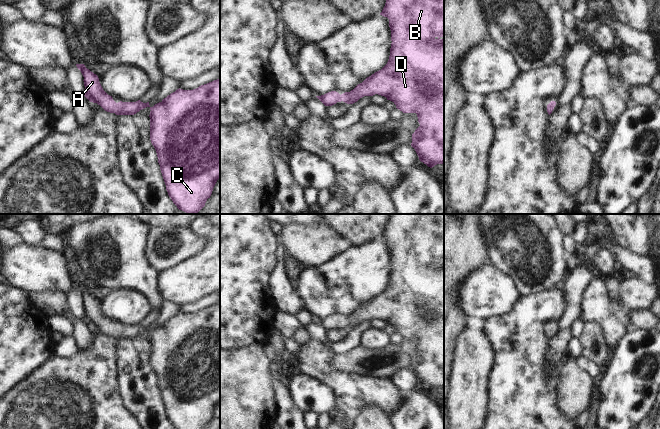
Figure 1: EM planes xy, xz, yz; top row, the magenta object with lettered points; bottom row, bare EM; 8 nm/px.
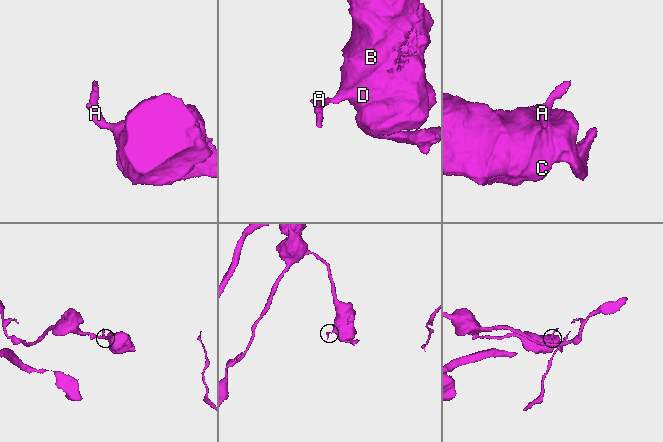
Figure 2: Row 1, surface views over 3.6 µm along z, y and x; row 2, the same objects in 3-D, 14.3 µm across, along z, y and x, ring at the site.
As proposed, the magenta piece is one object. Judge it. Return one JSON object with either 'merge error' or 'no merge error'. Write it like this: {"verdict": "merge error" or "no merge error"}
{"verdict": "no merge error"}

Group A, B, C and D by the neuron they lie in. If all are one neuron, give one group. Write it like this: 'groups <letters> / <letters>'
groups A B C D

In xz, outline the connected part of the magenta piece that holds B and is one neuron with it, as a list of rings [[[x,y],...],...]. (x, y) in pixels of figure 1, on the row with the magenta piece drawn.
[[[386,0],[380,15],[389,19],[391,48],[387,64],[367,77],[350,92],[339,94],[336,91],[316,96],[325,106],[337,102],[353,104],[364,96],[375,94],[392,101],[403,113],[416,113],[420,126],[412,134],[411,146],[419,160],[432,168],[444,163],[444,0]]]

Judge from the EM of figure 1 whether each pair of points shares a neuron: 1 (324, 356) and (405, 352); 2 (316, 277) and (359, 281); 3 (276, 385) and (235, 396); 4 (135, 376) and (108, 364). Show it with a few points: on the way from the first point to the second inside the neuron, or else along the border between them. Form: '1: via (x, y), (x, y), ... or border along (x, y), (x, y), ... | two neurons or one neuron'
1: border along (334, 354), (331, 366), (336, 370), (350, 373) | two neurons
2: via (327, 285), (348, 281) | one neuron
3: border along (271, 362), (269, 366), (270, 387), (276, 409) | two neurons
4: border along (115, 343), (115, 369), (117, 372), (118, 390) | two neurons

